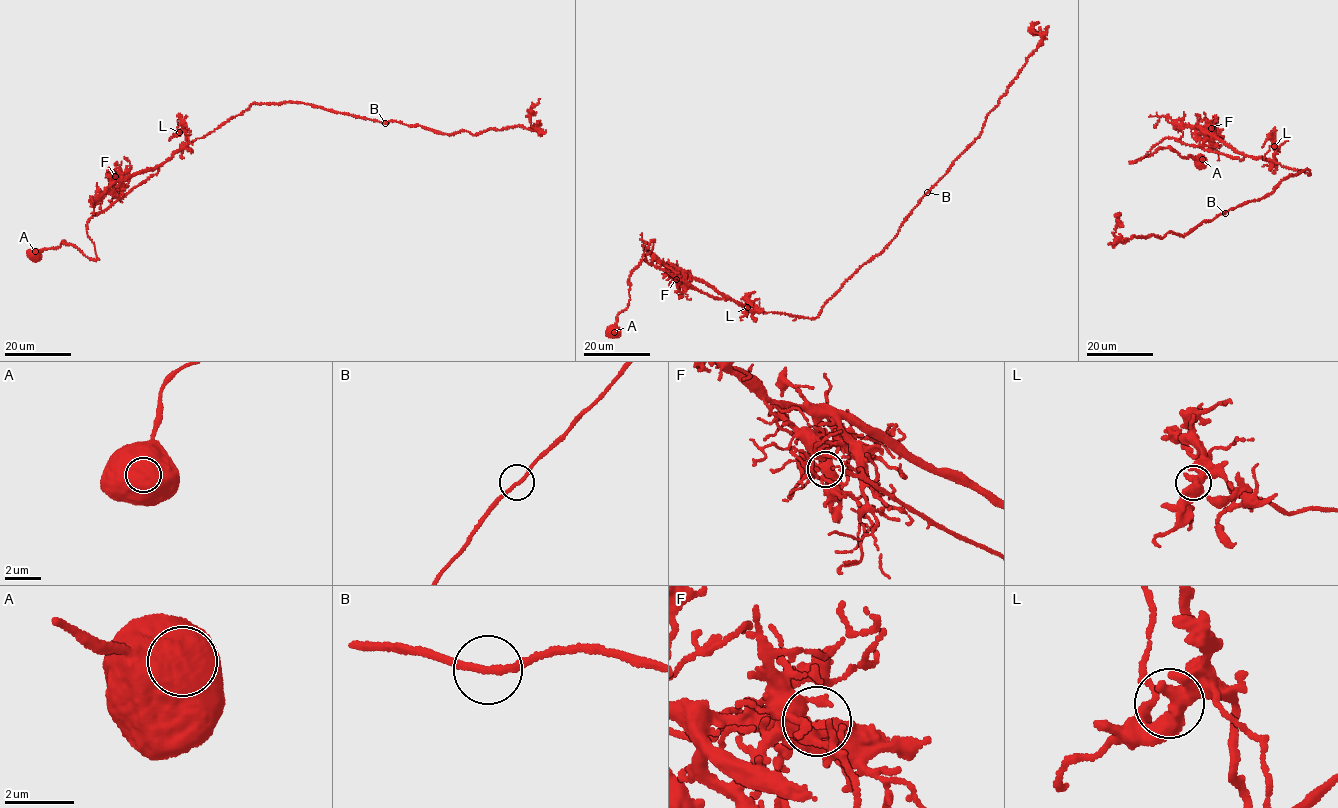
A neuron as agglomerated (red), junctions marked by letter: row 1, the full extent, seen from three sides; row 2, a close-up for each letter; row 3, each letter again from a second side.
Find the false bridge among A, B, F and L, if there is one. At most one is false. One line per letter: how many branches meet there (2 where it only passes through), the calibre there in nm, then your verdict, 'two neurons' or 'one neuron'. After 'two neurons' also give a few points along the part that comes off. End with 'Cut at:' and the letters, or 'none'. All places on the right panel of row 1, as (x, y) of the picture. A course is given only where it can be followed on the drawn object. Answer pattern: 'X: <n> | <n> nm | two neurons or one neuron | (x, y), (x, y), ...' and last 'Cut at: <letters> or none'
A: 1 | 1200 nm | one neuron
B: 2 | 190 nm | one neuron
F: 4 | 480 nm | one neuron
L: 2 | 500 nm | one neuron
Cut at: none

